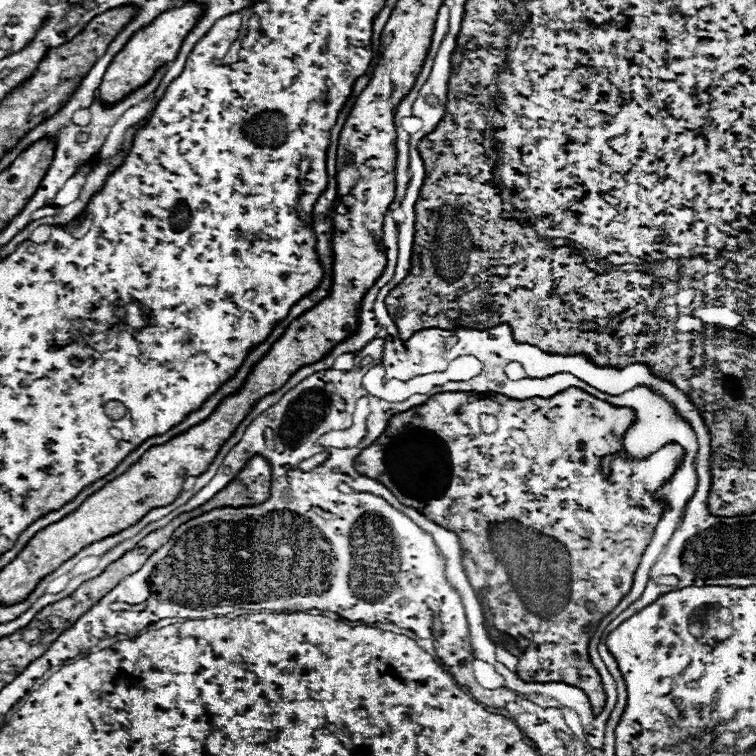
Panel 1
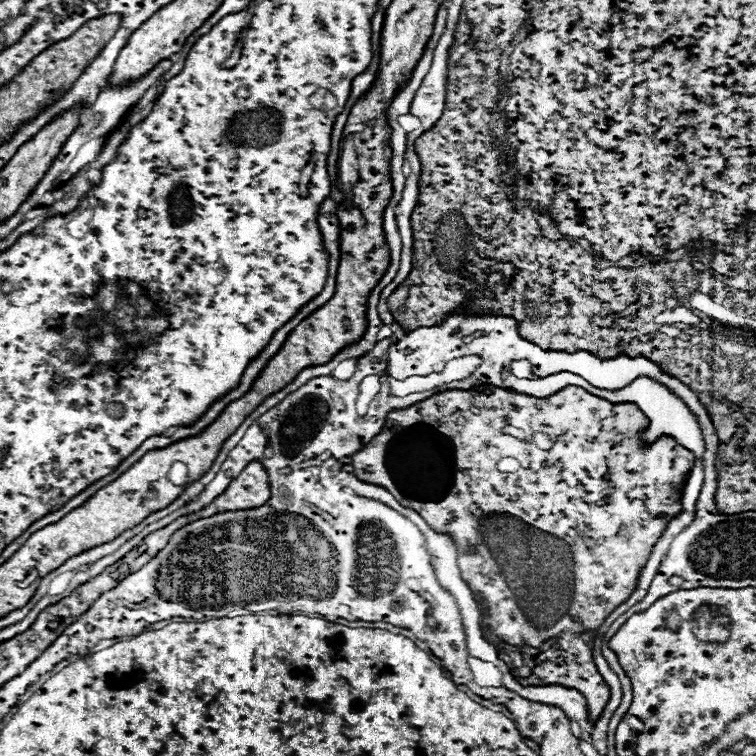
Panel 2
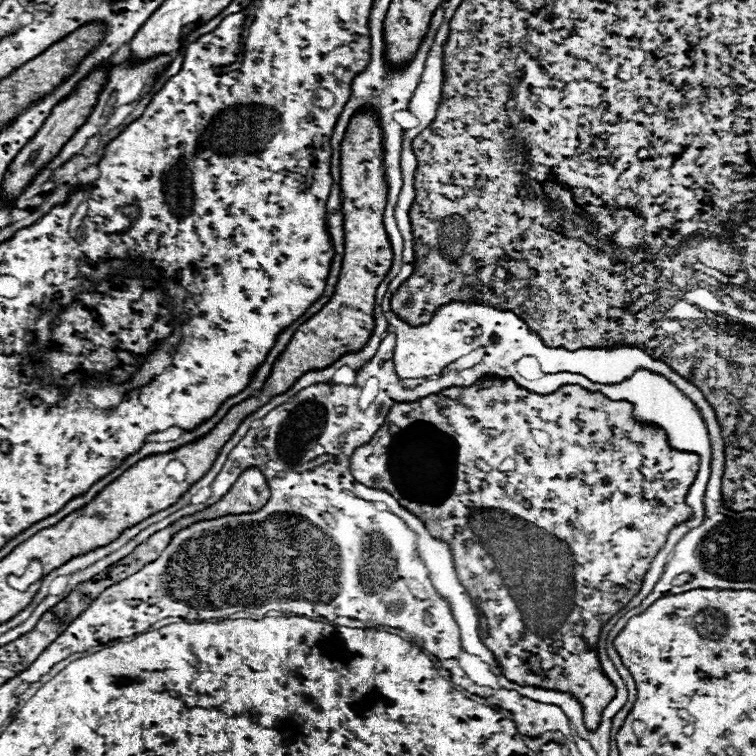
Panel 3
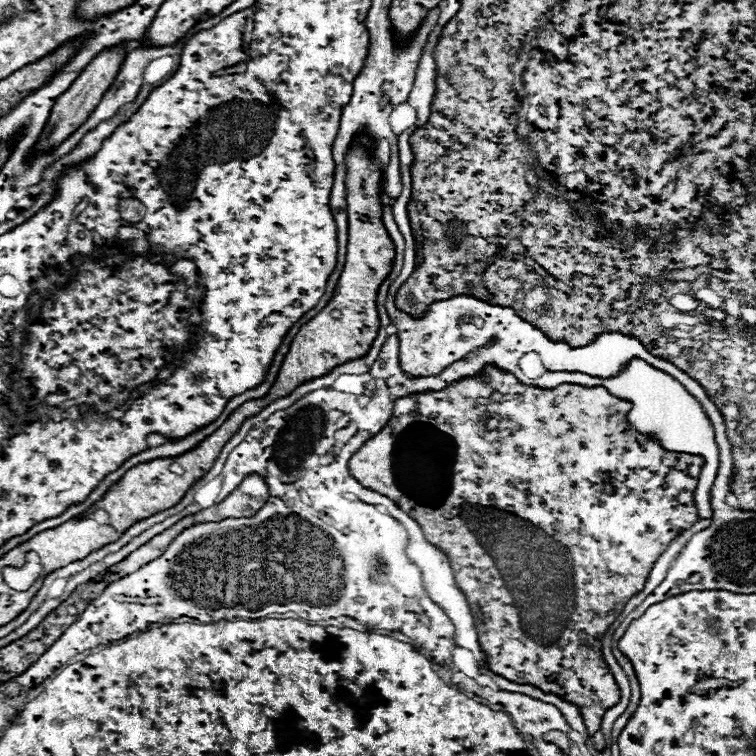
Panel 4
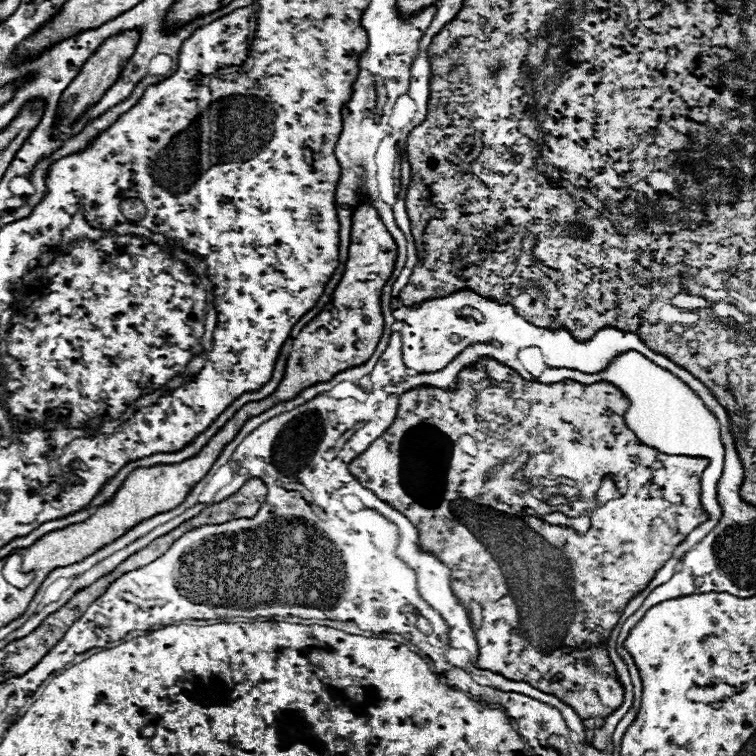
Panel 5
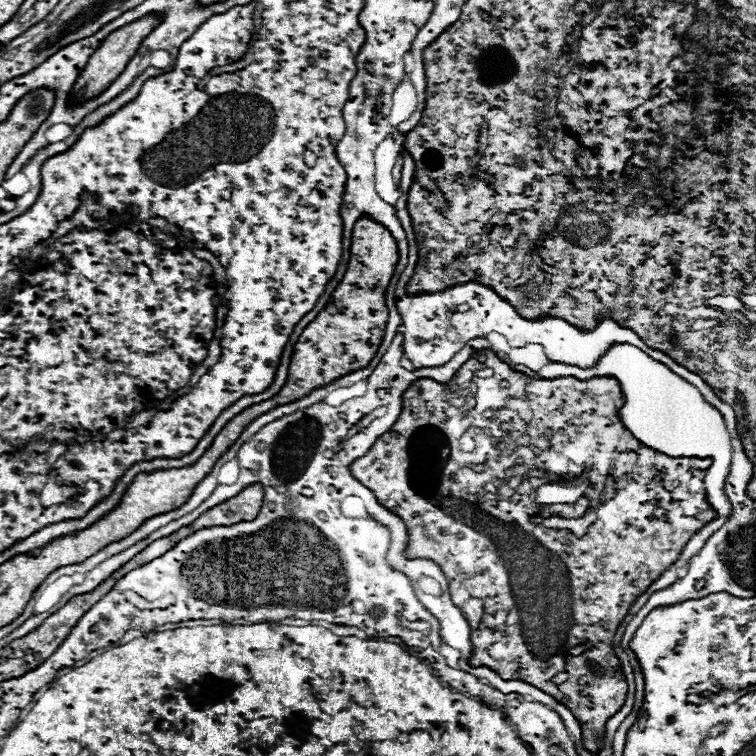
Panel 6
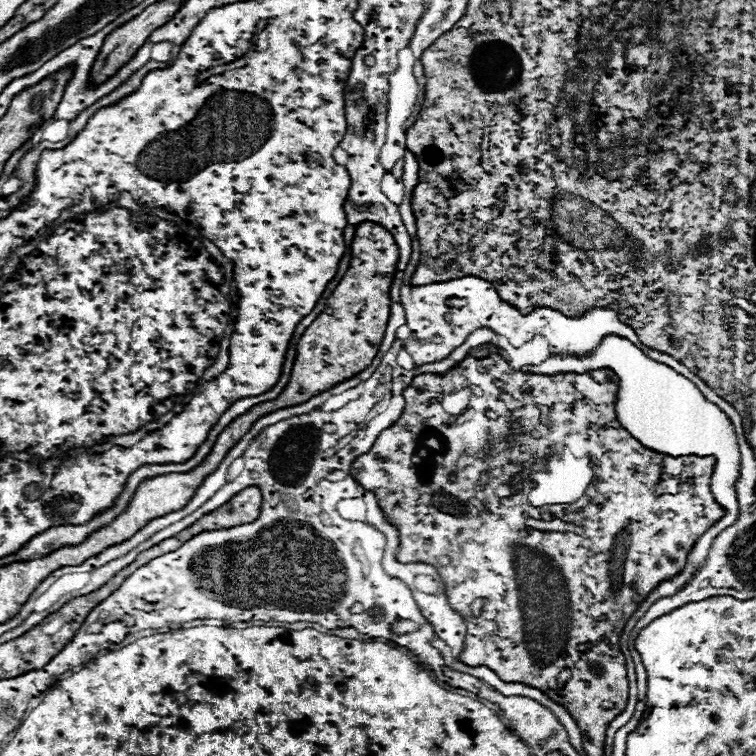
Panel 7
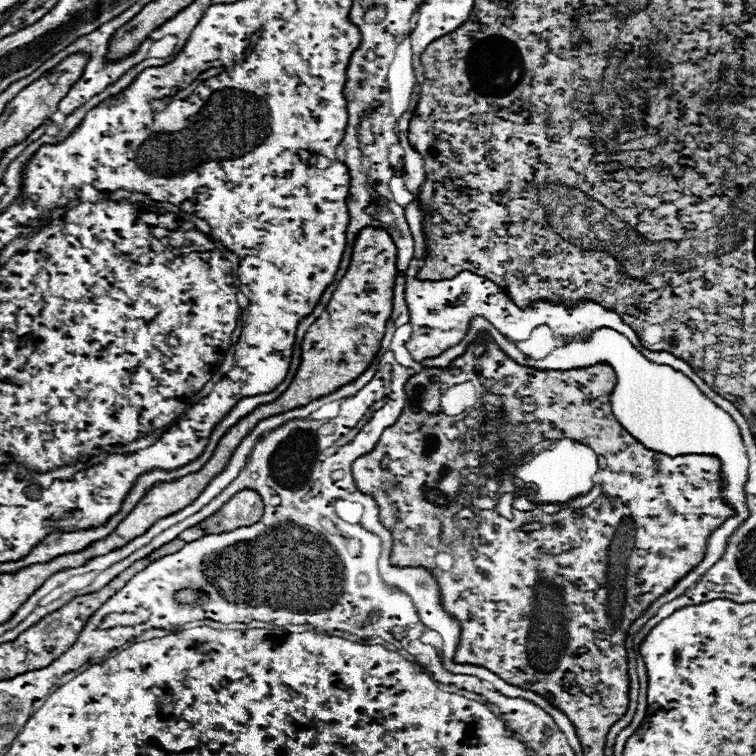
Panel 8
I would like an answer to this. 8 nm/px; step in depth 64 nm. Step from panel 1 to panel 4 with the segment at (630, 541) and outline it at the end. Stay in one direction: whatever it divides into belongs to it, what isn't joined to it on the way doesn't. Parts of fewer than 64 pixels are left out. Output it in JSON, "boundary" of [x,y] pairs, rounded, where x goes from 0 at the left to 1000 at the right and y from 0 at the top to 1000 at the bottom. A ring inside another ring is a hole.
{"boundary":[[[643,484],[632,497],[614,500],[582,519],[563,519],[563,521],[550,521],[550,524],[524,529],[519,553],[513,556],[513,561],[492,582],[487,582],[460,611],[463,627],[476,640],[524,661],[524,667],[534,672],[534,677],[540,677],[558,696],[561,709],[566,709],[571,720],[577,720],[579,725],[590,730],[601,754],[603,772],[611,778],[616,791],[622,796],[630,796],[638,807],[640,823],[638,823],[638,833],[632,836],[635,841],[632,847],[635,847],[638,860],[646,865],[648,886],[667,894],[669,899],[683,899],[685,905],[704,905],[720,915],[735,915],[738,921],[749,921],[749,926],[757,926],[767,937],[778,971],[786,971],[794,966],[799,942],[820,926],[820,913],[804,881],[796,873],[796,841],[802,831],[825,807],[828,796],[852,778],[852,770],[857,765],[862,746],[881,728],[886,714],[899,701],[913,698],[923,688],[915,653],[923,640],[923,627],[931,614],[931,606],[918,603],[918,601],[884,598],[870,587],[870,582],[847,574],[831,558],[833,540],[836,540],[833,532],[807,524],[802,513],[772,513],[765,508],[741,508],[741,513],[717,516],[717,513],[693,511],[677,495],[661,492],[653,484]],[[638,503],[646,503],[646,508]],[[651,556],[656,556],[656,566],[646,563],[646,558]],[[627,603],[635,603],[640,608],[640,616],[632,616],[627,611]],[[799,638],[804,638],[812,646],[812,653],[799,651]],[[688,693],[698,693],[698,698],[714,698],[714,704],[725,704],[730,714],[741,714],[741,720],[751,725],[751,735],[757,735],[757,799],[751,799],[751,794],[741,794],[741,799],[730,799],[725,788],[714,788],[714,778],[709,778],[709,757],[693,757],[693,746],[688,746]],[[643,728],[656,728],[656,741]]]}

